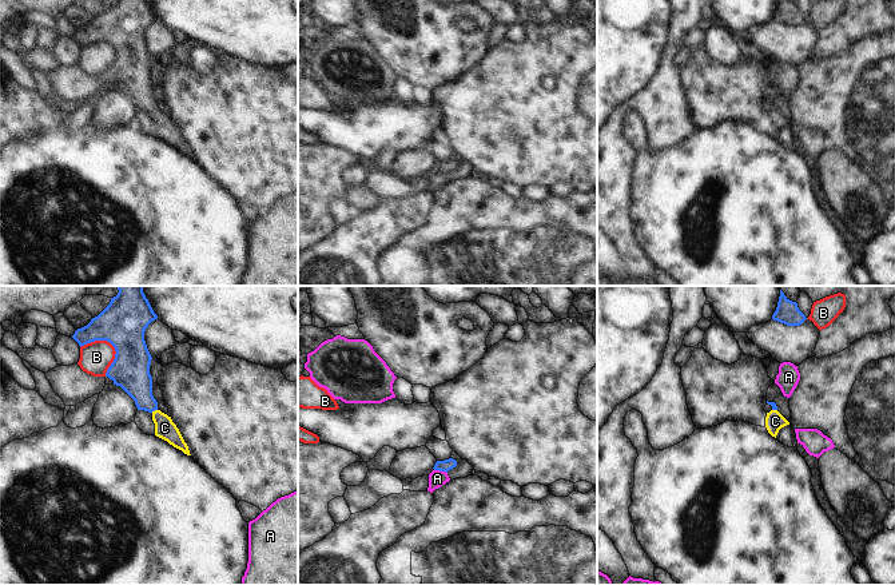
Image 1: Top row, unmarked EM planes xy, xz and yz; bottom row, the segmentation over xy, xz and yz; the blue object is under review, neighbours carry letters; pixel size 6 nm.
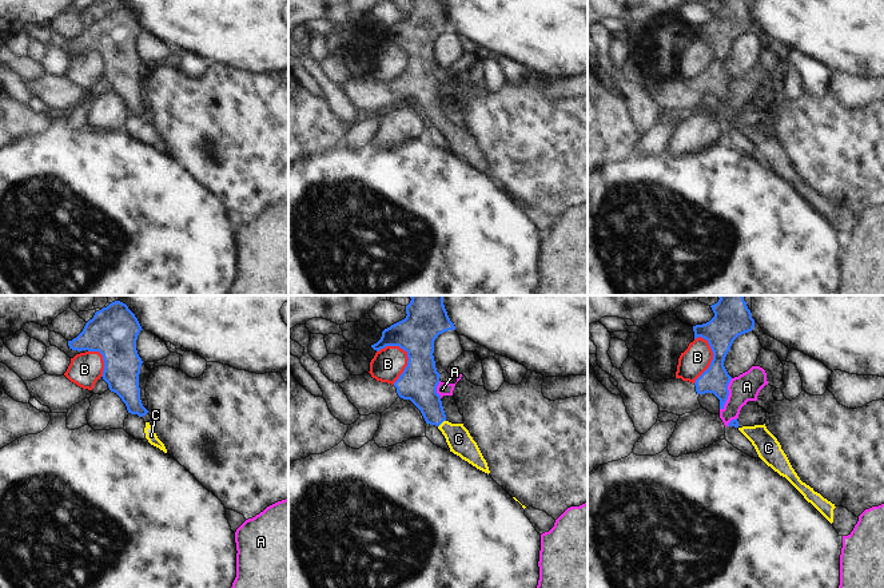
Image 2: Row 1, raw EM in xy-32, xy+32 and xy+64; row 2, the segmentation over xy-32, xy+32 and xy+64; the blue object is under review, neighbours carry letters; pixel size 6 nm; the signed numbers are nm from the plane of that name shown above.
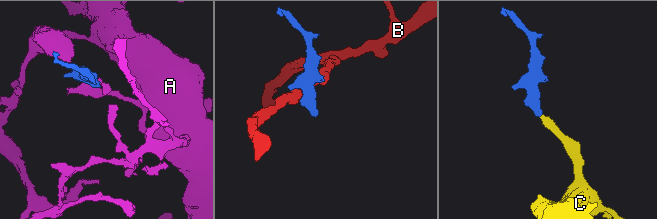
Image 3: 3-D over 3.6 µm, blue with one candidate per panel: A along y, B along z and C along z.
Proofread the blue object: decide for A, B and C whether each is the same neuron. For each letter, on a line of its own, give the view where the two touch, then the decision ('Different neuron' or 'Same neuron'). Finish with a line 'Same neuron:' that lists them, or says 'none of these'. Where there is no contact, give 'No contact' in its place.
A: Touches blue in xz. Different neuron
B: Touches blue in xy. Different neuron
C: Touches blue in xy. Same neuron
Same neuron: C

